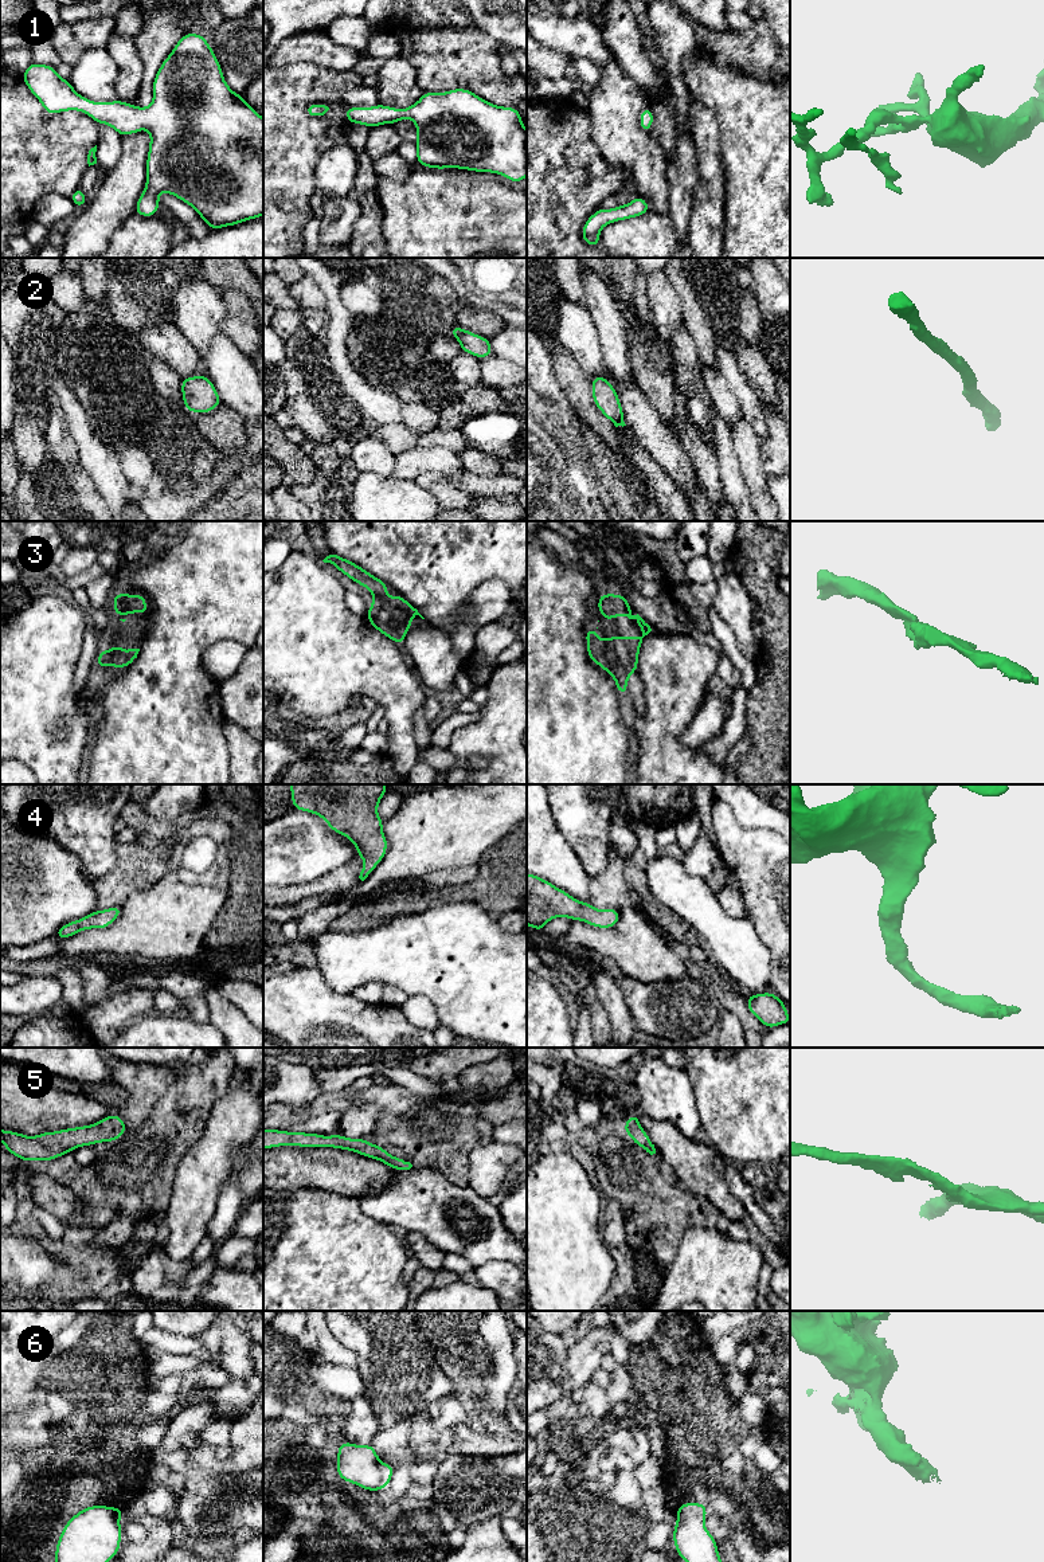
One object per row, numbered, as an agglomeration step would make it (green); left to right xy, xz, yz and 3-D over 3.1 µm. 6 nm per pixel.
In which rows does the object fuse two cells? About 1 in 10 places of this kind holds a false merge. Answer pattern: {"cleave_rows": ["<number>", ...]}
{"cleave_rows": []}

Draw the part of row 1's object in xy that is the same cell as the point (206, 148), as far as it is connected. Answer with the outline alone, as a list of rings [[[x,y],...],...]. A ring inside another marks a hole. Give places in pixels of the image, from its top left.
[[[187,32],[176,43],[153,79],[153,101],[145,109],[120,99],[93,102],[79,95],[69,79],[62,79],[48,64],[31,62],[21,78],[47,114],[79,110],[91,117],[95,124],[112,126],[121,137],[144,129],[149,130],[146,184],[136,203],[136,214],[145,218],[156,215],[161,205],[159,195],[168,192],[189,204],[210,230],[236,226],[263,215],[263,118],[226,83],[219,60],[204,36]]]

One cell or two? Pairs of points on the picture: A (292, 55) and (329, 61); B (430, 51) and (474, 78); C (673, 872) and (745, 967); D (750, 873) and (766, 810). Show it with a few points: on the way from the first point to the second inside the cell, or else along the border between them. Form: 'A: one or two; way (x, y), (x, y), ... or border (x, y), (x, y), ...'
A: one; way (301, 55), (320, 55)
B: one; way (441, 53), (449, 53), (464, 67)
C: one; way (688, 896), (728, 943)
D: two; border (734, 813), (747, 828), (775, 833)

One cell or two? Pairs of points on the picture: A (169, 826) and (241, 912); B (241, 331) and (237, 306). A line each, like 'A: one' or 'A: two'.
A: one
B: one

